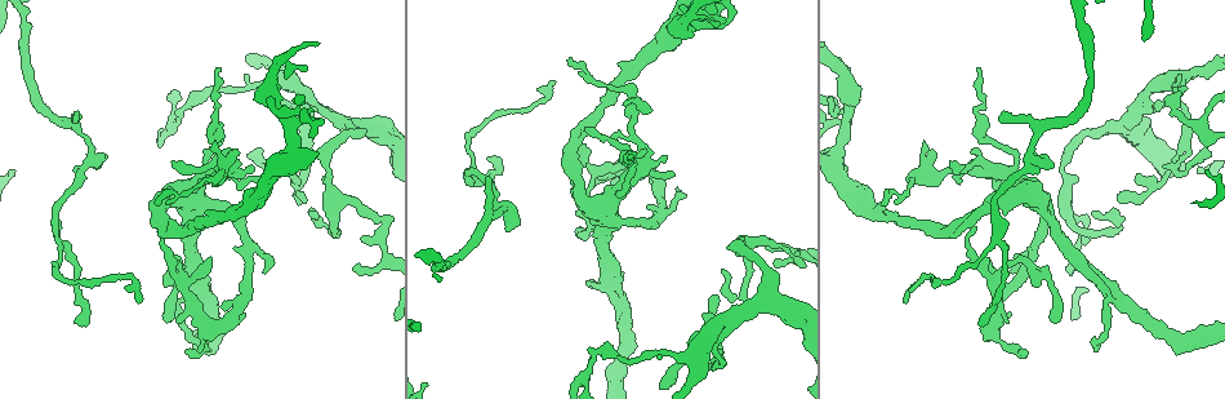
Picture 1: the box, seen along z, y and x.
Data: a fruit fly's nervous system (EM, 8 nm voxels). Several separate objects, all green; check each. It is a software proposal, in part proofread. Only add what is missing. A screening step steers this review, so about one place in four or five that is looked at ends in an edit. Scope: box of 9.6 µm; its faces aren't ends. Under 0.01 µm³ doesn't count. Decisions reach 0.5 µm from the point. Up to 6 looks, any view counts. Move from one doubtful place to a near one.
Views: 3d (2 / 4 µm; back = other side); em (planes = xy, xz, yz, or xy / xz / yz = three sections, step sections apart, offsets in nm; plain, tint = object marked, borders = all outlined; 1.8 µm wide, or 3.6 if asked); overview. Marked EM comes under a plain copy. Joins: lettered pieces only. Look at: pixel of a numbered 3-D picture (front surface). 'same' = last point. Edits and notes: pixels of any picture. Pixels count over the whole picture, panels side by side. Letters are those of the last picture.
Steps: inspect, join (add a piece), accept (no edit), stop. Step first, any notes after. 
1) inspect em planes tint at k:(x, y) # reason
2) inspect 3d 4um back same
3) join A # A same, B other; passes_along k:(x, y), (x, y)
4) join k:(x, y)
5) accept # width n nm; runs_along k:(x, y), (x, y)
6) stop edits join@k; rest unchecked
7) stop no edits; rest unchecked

inspect 3d 4um at 1:(1005, 111) # tapers out

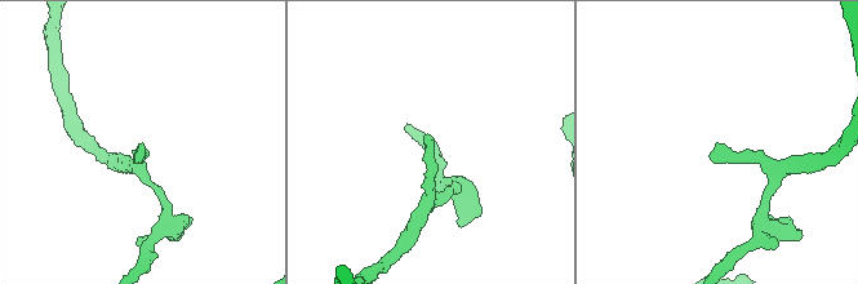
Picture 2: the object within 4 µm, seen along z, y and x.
inspect em yz step 4 borders at 2:(430, 140)

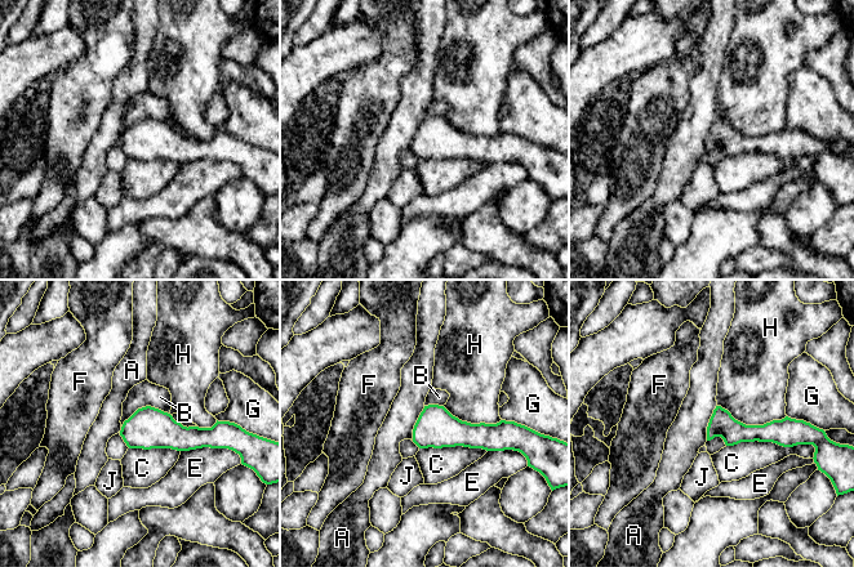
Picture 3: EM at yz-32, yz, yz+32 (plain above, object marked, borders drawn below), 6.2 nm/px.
accept # A other, B other, C other, E other, F other, G other, H other, J other; runs_along 3:(791, 429), (714, 432), (710, 436); none of them fits

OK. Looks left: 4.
inspect em planes borders at 1:(363, 238) # free end

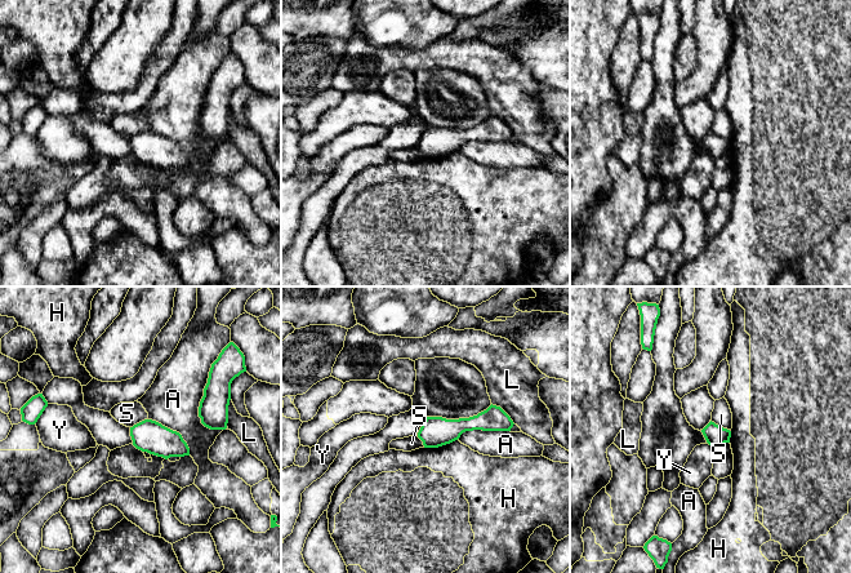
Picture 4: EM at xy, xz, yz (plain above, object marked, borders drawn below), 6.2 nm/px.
accept # A other, H other, L other, S other, Y other; border 4:(711, 420), (730, 431); none of them fits

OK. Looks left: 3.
inspect 3d 4um at 1:(165, 322) # thin end

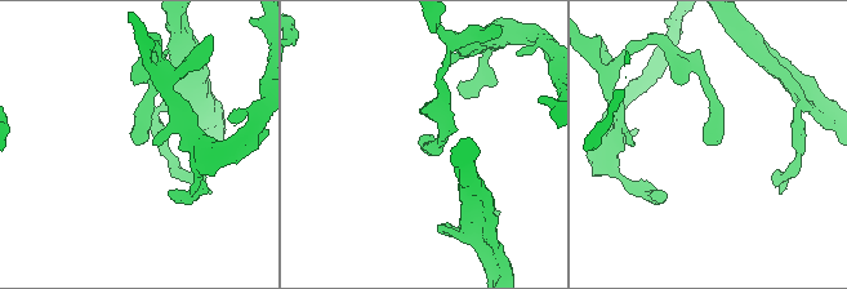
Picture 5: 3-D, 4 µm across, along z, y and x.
inspect em 3.6um planes borders at 5:(706, 144)

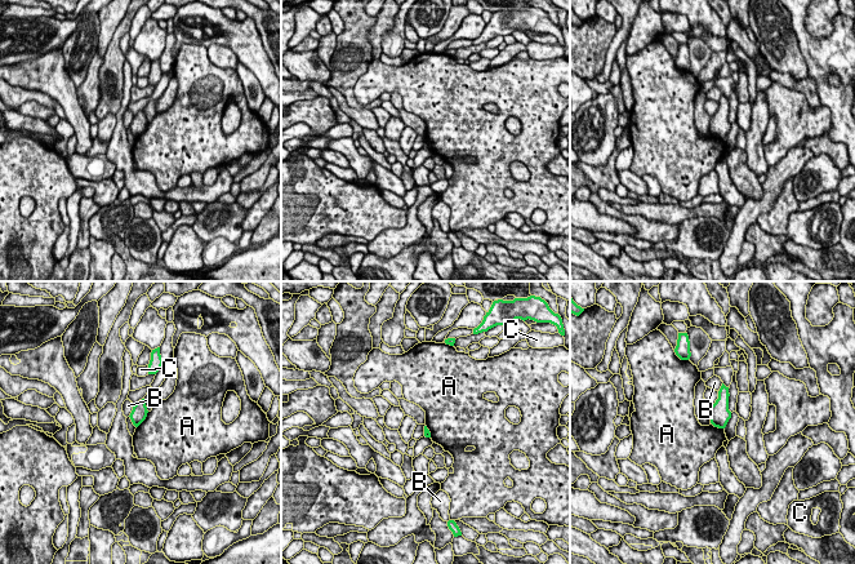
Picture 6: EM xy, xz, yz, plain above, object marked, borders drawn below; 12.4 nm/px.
accept # A other, B other, C other; border 6:(148, 412), (137, 427); no lettered piece goes on from it

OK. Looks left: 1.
stop no edits; rest unchecked

